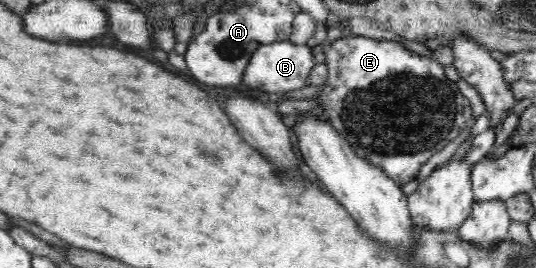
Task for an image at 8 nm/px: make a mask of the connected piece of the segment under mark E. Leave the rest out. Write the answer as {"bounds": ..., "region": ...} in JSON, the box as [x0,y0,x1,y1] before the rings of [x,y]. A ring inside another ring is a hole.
{"bounds":[317,34,474,187],"region":[[[354,34],[323,46],[323,52],[329,78],[317,96],[319,106],[325,108],[319,118],[332,126],[357,156],[378,166],[400,187],[417,179],[419,169],[433,154],[453,142],[468,125],[474,125],[470,100],[447,78],[444,66],[433,58],[417,55],[395,41]]]}

